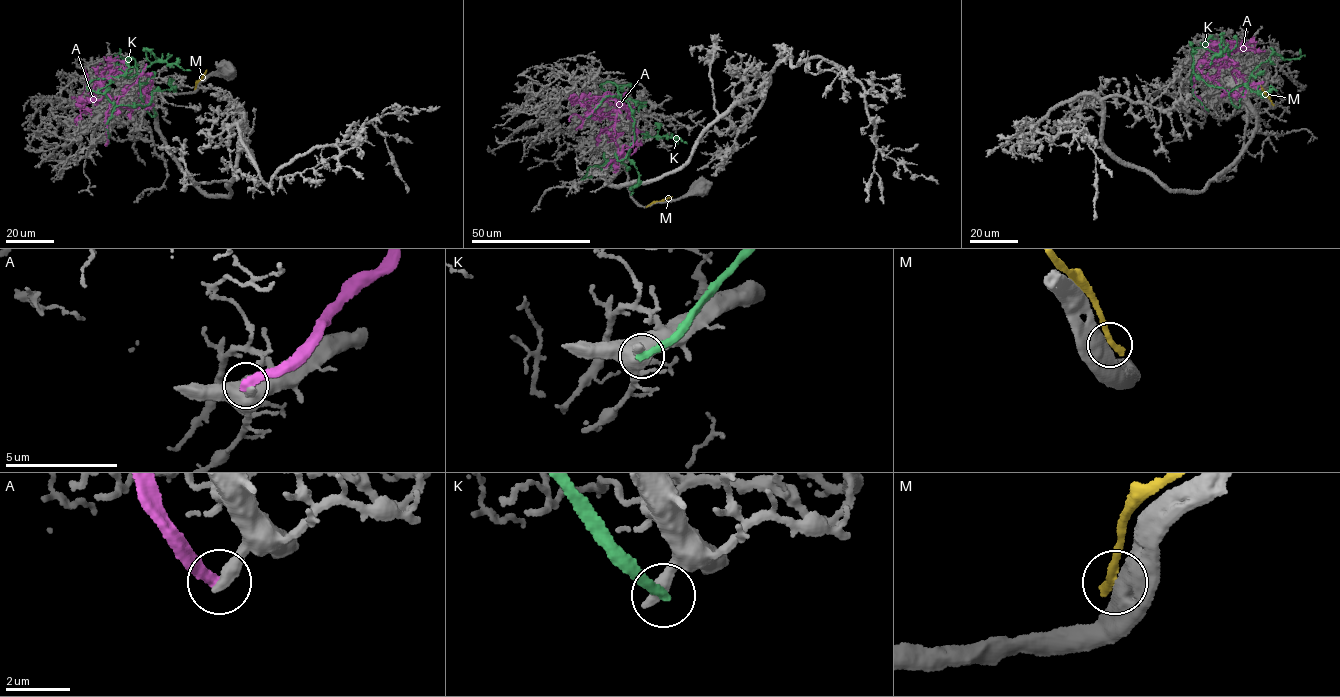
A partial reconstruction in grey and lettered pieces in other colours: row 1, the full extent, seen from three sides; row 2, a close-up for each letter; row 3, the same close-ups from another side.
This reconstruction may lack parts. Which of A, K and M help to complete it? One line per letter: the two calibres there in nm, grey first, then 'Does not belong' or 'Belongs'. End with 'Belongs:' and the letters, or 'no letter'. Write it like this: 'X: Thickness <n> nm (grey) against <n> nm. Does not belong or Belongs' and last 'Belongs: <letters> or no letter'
A: Thickness 440 nm (grey) against 420 nm. Does not belong
K: Thickness 460 nm (grey) against 320 nm. Does not belong
M: Thickness 700 nm (grey) against 320 nm. Does not belong
Belongs: no letter

